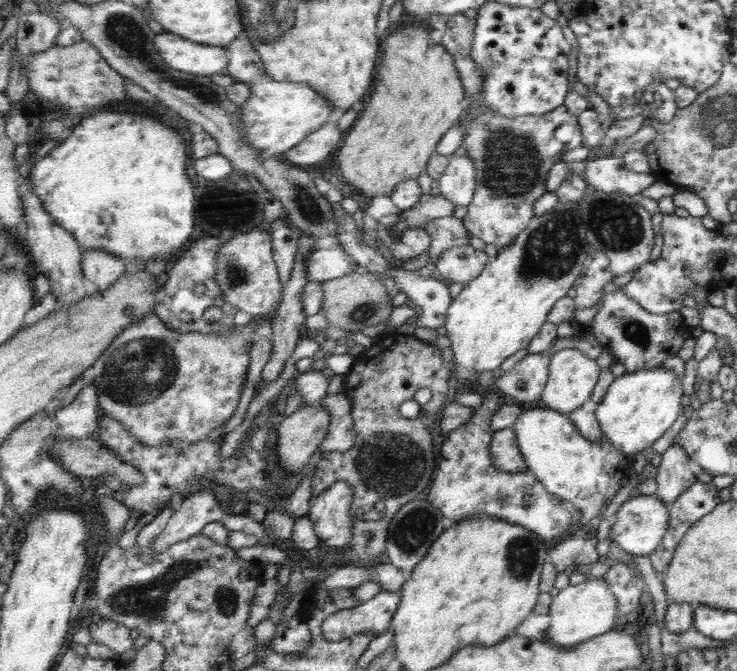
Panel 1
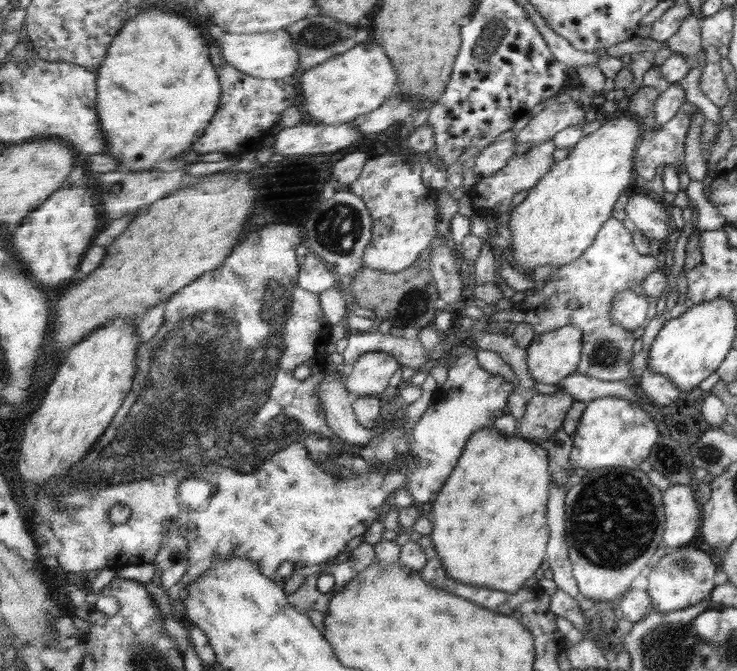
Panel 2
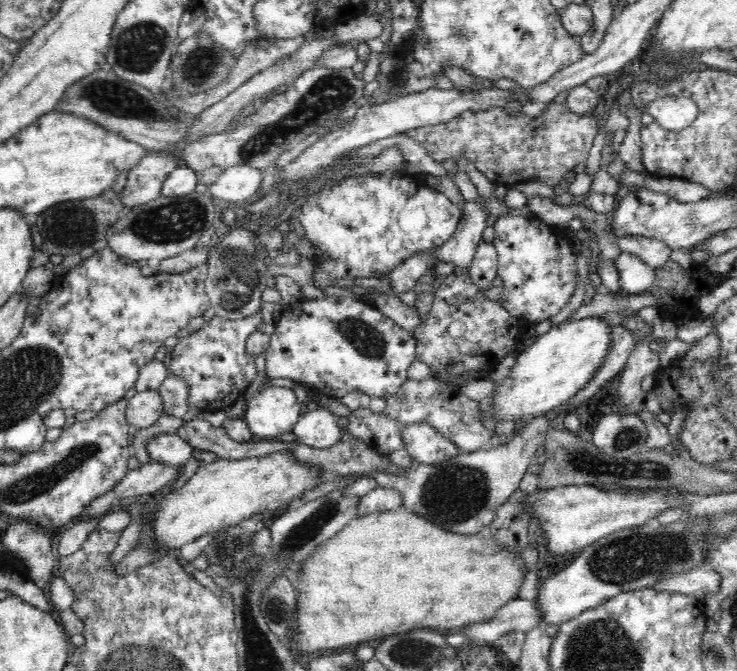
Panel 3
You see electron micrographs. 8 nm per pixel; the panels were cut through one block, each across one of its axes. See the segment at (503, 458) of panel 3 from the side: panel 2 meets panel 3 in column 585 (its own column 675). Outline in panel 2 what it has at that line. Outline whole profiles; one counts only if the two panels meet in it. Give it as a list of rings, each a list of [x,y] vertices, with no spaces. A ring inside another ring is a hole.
[[[648,368],[644,370],[636,387],[641,391],[642,395],[659,406],[672,404],[681,393],[666,376],[654,374]]]

